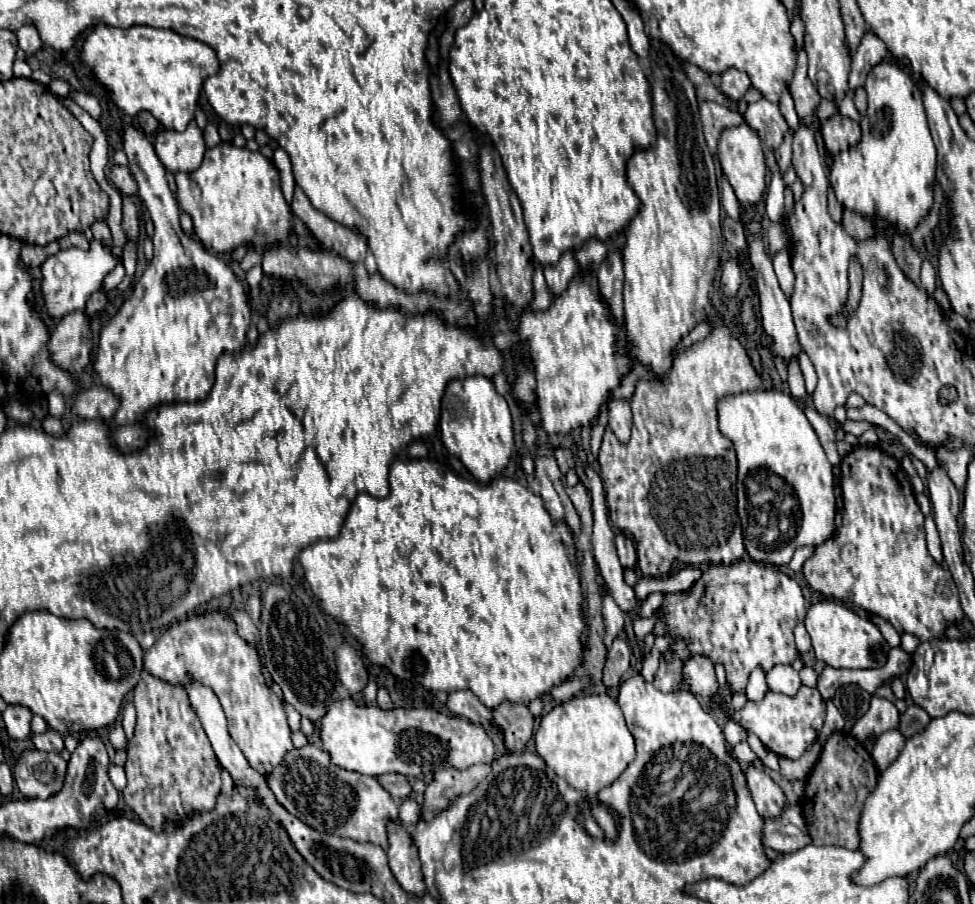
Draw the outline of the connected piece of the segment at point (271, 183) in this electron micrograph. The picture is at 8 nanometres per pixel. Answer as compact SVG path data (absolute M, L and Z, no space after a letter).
M217 144L205 152L203 164L185 176L175 174L177 202L193 218L195 234L215 254L231 252L241 244L255 248L273 246L293 232L293 212L281 192L277 166L261 152Z

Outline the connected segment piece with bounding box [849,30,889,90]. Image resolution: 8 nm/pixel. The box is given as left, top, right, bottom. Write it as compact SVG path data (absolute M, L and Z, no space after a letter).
M865 32L865 36L861 38L861 44L857 48L857 52L853 54L853 68L849 74L849 88L861 88L865 84L865 78L869 74L869 70L879 64L885 56L889 54L885 42L875 34L875 32Z

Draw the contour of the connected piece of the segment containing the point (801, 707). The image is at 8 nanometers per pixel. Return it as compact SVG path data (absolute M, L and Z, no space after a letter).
M801 686L795 696L777 694L777 692L767 690L763 700L747 702L741 710L735 712L733 720L739 722L749 732L753 732L765 744L767 750L775 752L777 756L797 760L817 740L817 732L823 728L825 712L827 712L825 700L821 698L819 690Z

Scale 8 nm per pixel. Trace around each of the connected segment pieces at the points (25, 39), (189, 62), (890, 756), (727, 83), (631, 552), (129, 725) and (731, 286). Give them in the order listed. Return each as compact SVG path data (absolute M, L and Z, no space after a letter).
M25 24L17 30L17 38L19 38L19 48L27 54L33 54L41 48L41 38L39 38L39 32L33 24Z
M99 24L85 40L81 60L83 60L83 64L87 64L95 72L97 82L101 82L111 92L113 104L123 114L137 116L141 110L149 110L169 130L173 130L173 128L185 130L185 126L193 120L193 114L199 106L205 78L219 72L217 54L209 44L195 40L195 38L189 38L189 36L181 36L173 30L151 28L151 26L115 28L115 26Z
M889 730L889 732L881 734L877 738L877 744L875 744L873 752L871 752L877 768L883 772L899 756L903 746L905 746L905 738L899 730Z
M729 68L721 74L721 92L731 100L743 100L749 86L749 76L745 72L739 72L737 68Z
M617 532L615 548L617 548L617 556L619 556L621 566L623 568L633 568L635 562L637 562L637 552L635 552L635 546L633 546L631 538L625 536L623 532Z
M129 702L129 704L125 704L125 708L123 708L123 730L125 730L125 736L127 736L127 740L133 736L133 732L135 732L135 706Z
M731 258L723 264L721 268L721 288L723 288L723 294L727 298L735 296L737 290L739 290L739 284L741 284L741 262L737 258Z

